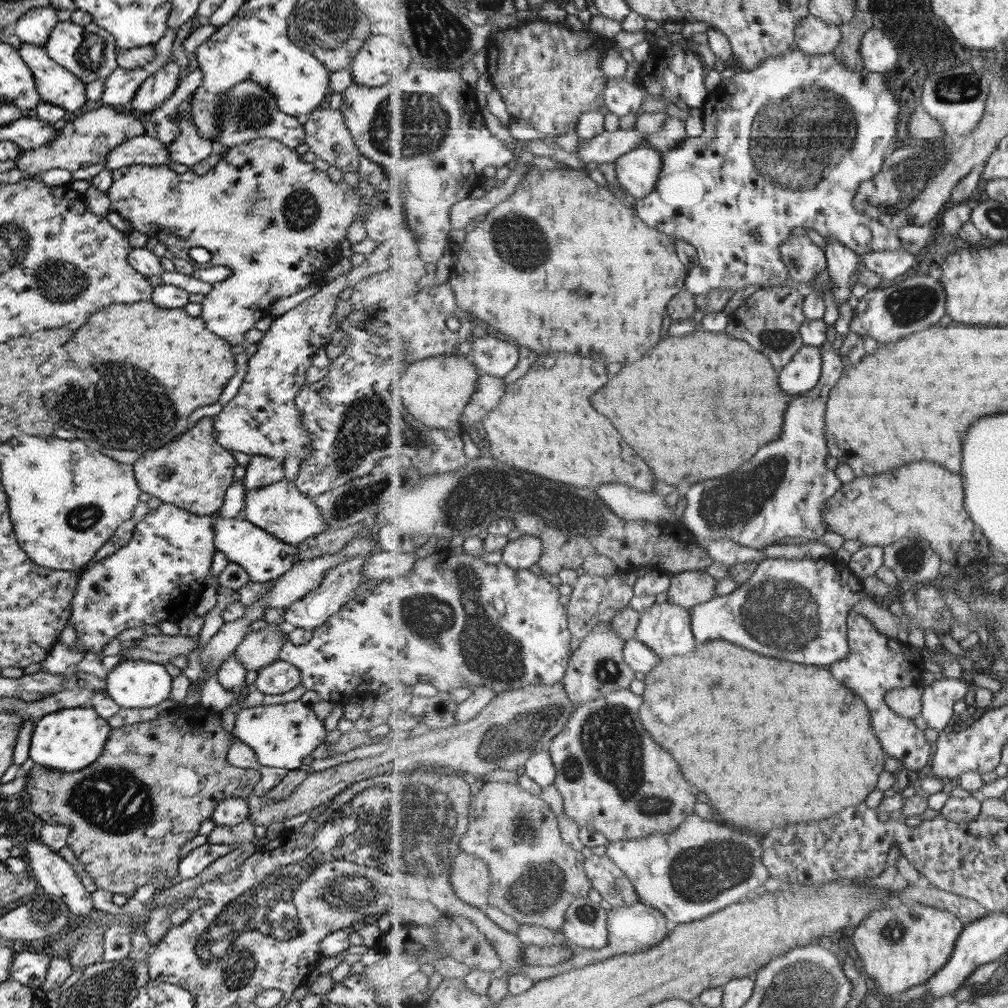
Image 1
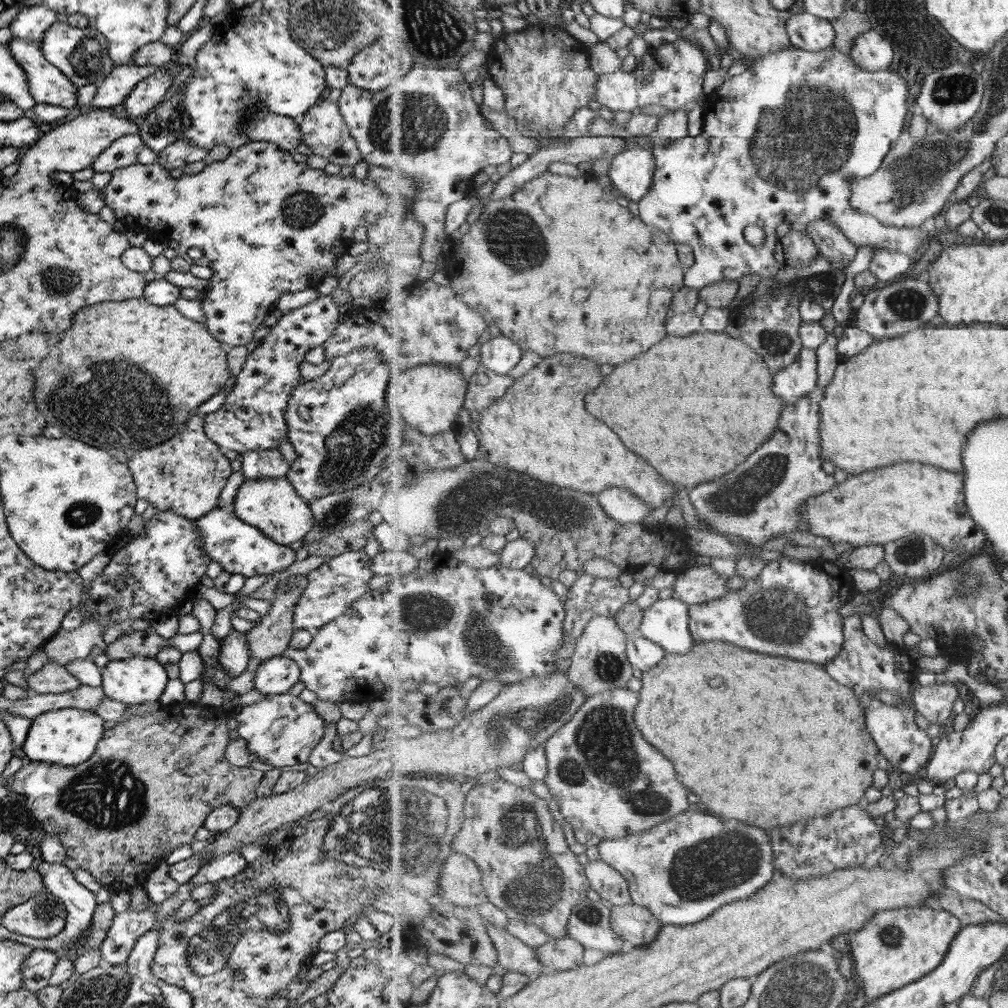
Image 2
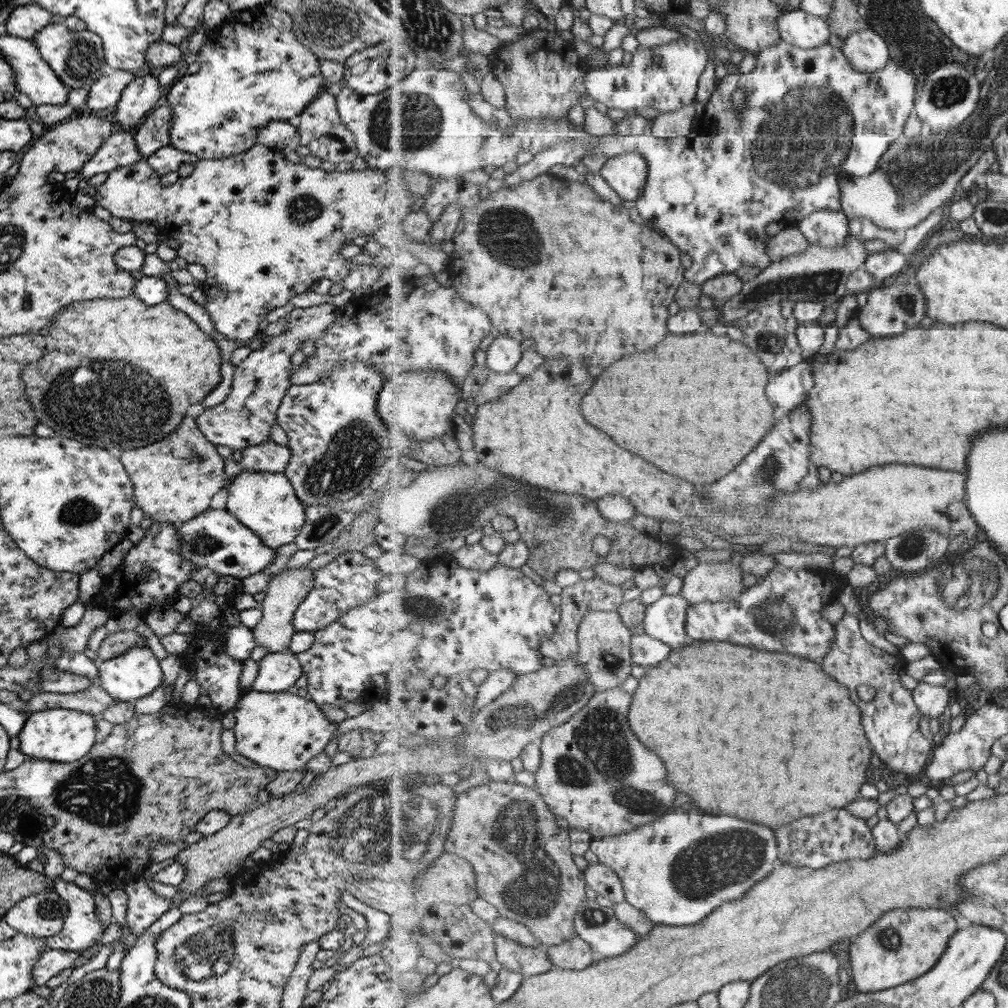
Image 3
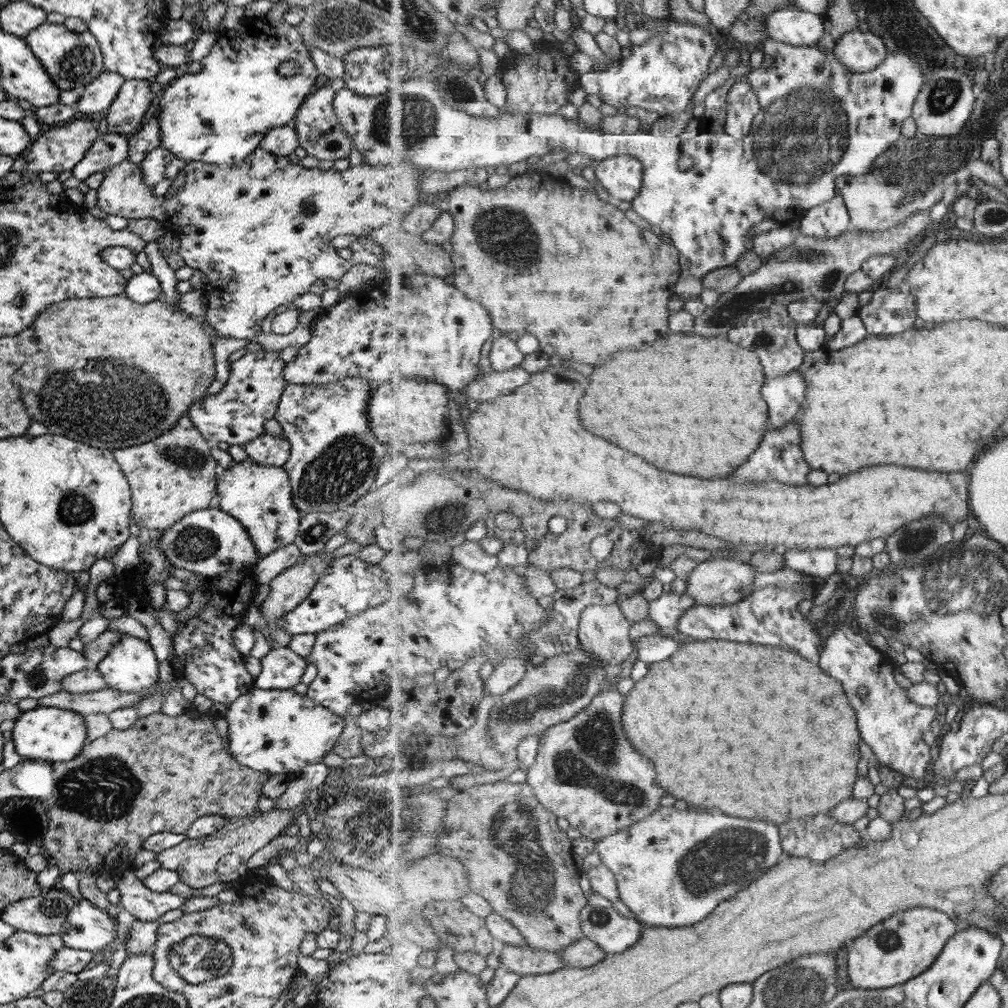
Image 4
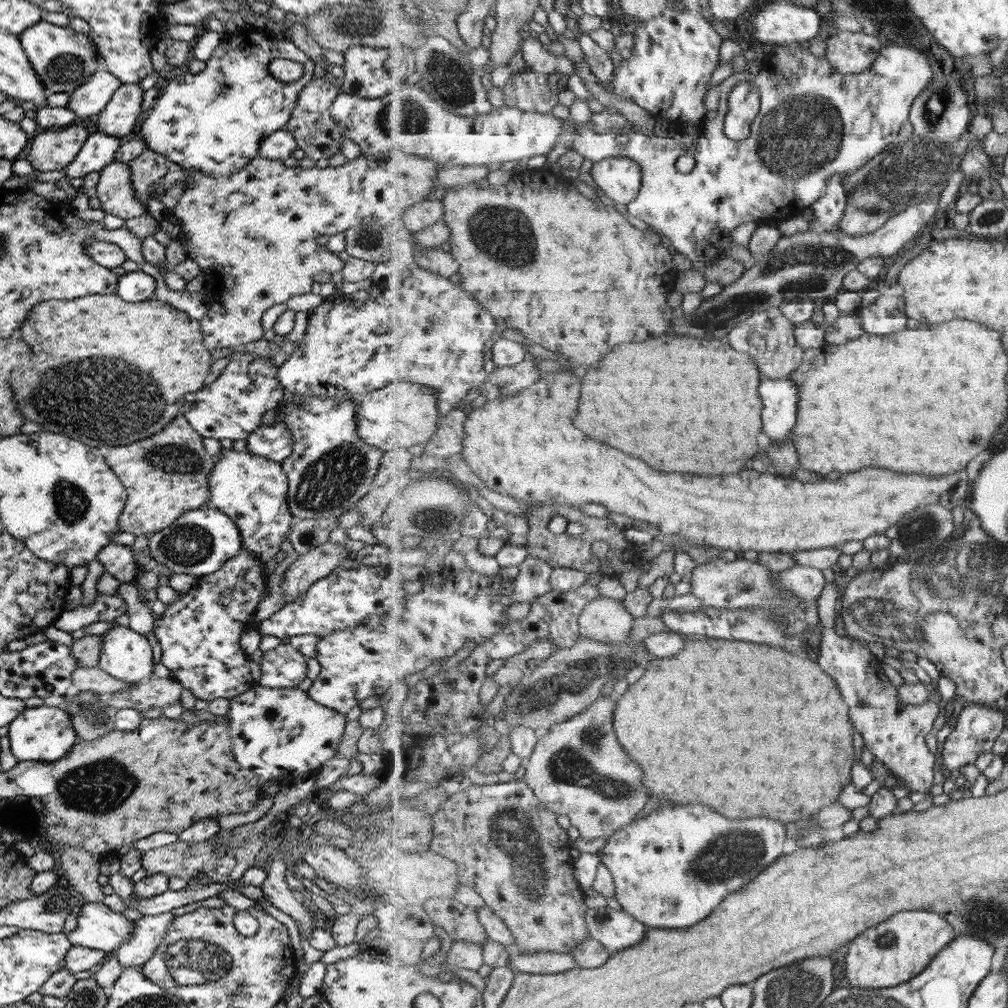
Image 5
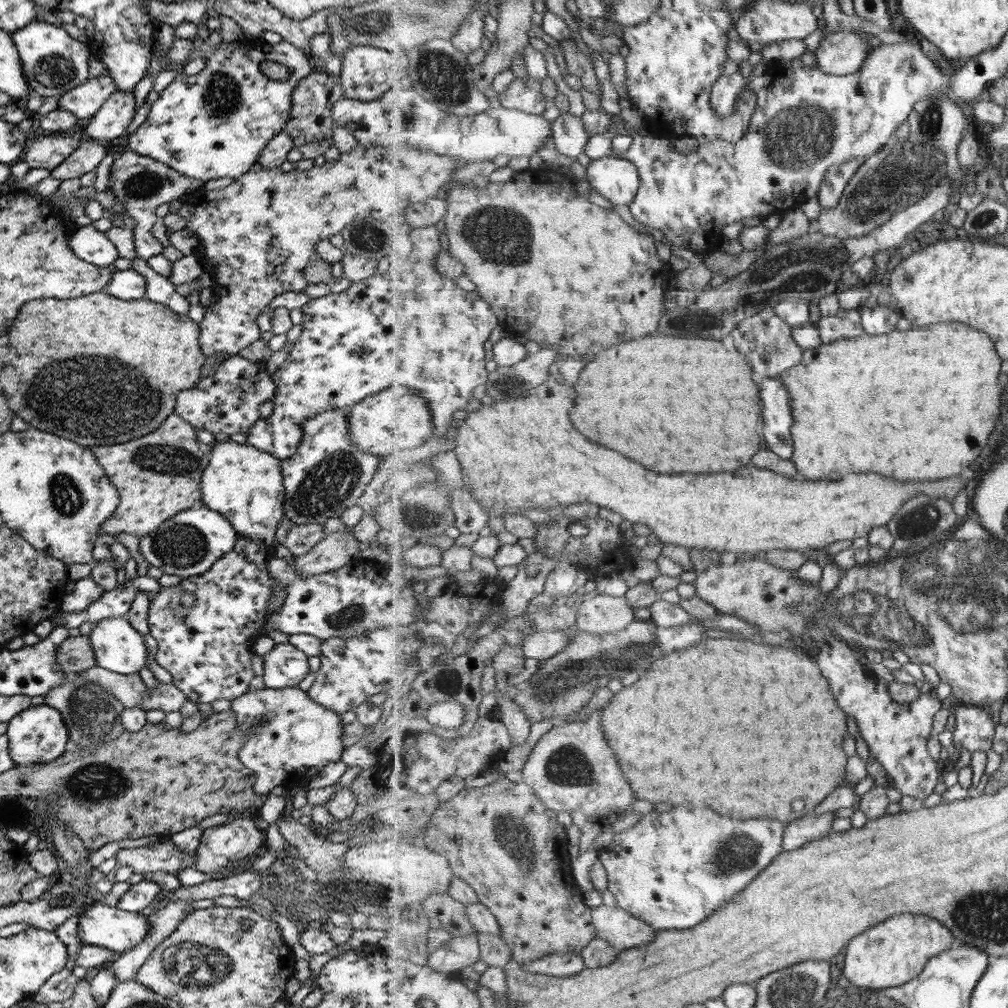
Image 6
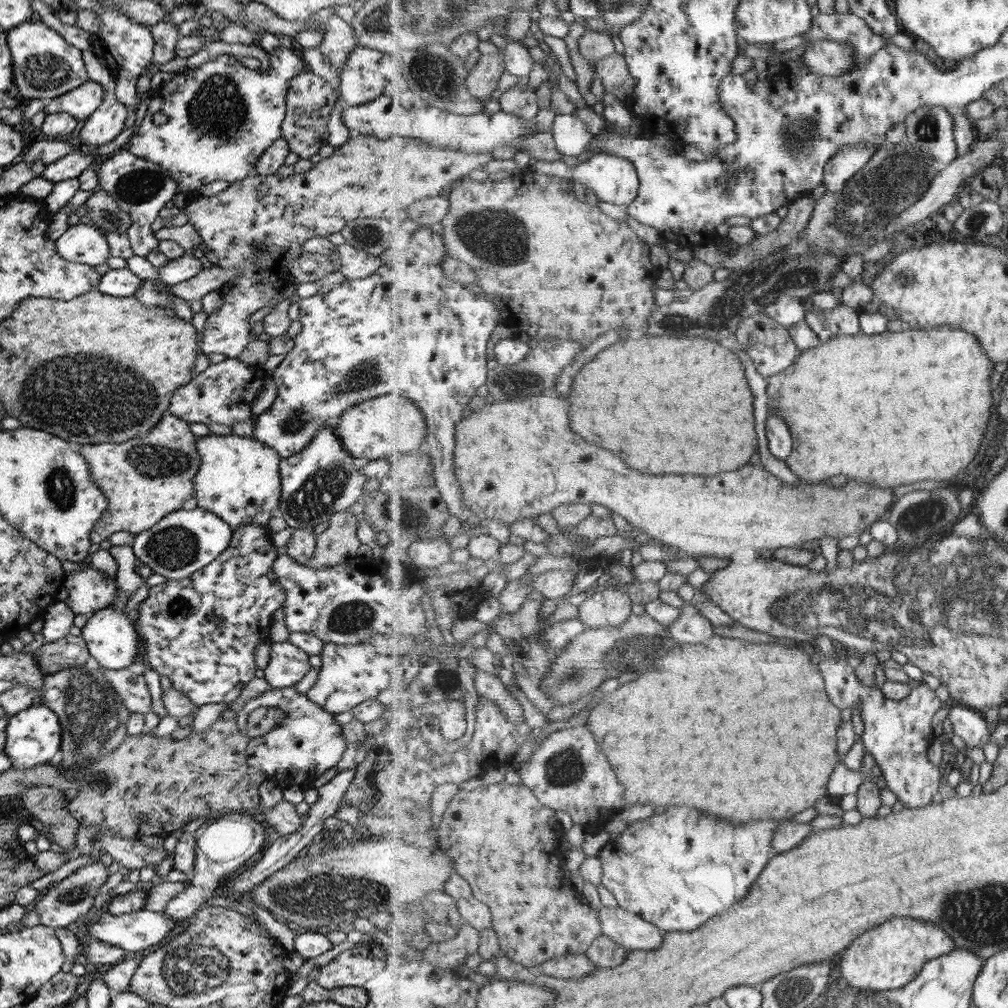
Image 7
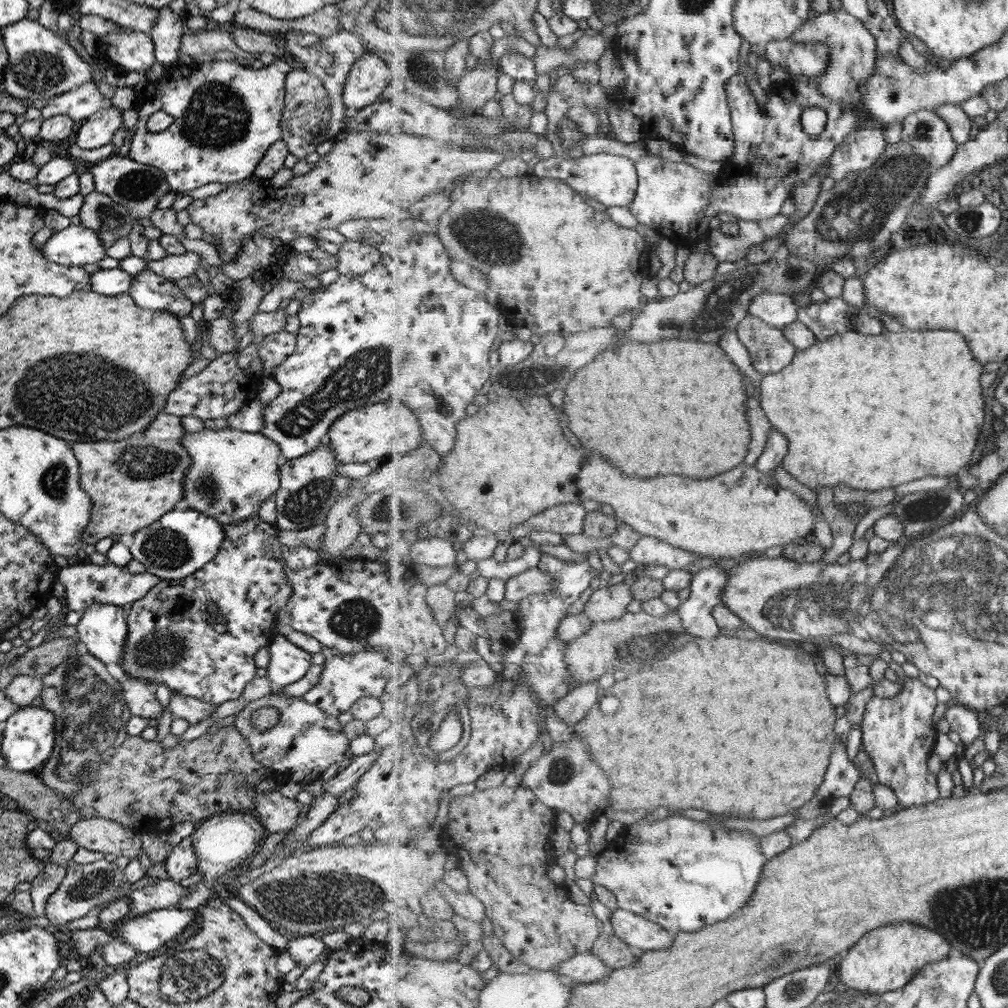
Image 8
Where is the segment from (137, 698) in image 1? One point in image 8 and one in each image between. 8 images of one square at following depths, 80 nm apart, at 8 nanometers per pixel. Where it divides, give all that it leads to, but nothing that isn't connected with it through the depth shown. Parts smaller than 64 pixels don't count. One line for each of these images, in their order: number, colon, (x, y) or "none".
2: (134, 680)
3: (134, 673)
4: (130, 665)
5: (125, 654)
6: (116, 646)
7: (110, 639)
8: (101, 629)

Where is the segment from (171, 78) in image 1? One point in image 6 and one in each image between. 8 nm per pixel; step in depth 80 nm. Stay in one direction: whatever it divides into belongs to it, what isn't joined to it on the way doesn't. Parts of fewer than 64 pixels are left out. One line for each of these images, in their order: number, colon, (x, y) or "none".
2: (148, 92)
3: (136, 100)
4: (123, 116)
5: (122, 109)
6: (111, 120)

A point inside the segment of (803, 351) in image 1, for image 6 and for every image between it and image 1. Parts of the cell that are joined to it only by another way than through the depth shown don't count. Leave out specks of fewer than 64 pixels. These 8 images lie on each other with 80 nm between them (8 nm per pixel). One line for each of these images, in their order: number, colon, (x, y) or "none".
2: (792, 384)
3: (788, 390)
4: (785, 395)
5: (781, 396)
6: (779, 419)

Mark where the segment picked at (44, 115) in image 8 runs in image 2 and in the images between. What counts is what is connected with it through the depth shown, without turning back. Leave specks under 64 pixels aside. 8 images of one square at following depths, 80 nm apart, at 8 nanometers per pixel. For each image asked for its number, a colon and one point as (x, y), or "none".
2: (112, 90)
3: (103, 92)
4: (95, 97)
5: (90, 98)
6: (83, 101)
7: (81, 102)

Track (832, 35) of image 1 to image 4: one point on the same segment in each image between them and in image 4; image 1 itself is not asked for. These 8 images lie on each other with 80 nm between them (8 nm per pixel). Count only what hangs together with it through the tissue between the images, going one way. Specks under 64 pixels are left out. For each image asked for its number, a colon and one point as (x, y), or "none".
2: (808, 32)
3: (799, 28)
4: (791, 25)

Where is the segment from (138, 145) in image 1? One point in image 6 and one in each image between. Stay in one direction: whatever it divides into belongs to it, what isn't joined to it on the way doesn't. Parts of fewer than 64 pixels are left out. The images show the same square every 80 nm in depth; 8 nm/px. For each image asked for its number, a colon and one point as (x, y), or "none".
2: (126, 150)
3: (118, 149)
4: (107, 149)
5: (97, 150)
6: (89, 153)

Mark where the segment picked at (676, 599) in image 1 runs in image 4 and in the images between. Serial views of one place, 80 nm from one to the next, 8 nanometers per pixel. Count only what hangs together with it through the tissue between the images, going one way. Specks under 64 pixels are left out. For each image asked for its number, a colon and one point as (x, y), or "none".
2: (696, 585)
3: (708, 582)
4: (723, 582)

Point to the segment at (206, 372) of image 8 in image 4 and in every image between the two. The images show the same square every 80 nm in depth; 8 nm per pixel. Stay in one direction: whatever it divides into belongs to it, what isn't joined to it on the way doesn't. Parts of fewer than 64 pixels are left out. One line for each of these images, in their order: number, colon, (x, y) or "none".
4: (234, 415)
5: (230, 407)
6: (225, 401)
7: (222, 393)

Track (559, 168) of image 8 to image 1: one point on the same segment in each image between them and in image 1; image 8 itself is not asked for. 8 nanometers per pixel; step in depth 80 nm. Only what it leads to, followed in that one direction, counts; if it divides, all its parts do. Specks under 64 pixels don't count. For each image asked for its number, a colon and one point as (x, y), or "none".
1: (638, 171)
2: (632, 171)
3: (627, 174)
4: (622, 176)
5: (620, 178)
6: (616, 179)
7: (614, 179)

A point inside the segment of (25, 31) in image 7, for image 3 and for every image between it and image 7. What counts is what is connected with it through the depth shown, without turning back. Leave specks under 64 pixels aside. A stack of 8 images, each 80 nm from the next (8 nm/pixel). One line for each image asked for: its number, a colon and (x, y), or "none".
3: (76, 57)
4: (71, 59)
5: (62, 59)
6: (52, 62)

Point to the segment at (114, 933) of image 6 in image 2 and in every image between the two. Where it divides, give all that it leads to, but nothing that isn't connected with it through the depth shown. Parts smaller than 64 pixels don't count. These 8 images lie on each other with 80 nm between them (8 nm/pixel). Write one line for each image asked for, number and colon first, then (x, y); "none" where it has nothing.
2: (79, 903)
3: (80, 930)
4: (86, 927)
5: (97, 927)

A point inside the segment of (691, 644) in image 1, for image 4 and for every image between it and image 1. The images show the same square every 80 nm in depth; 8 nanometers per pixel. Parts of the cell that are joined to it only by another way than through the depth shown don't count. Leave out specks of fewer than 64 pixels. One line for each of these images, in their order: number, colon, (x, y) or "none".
2: (667, 622)
3: (665, 620)
4: (665, 611)

